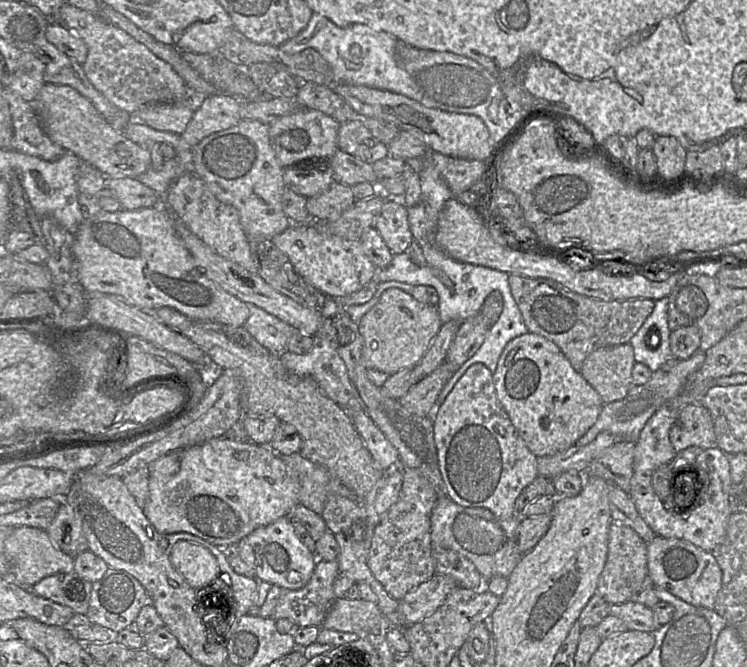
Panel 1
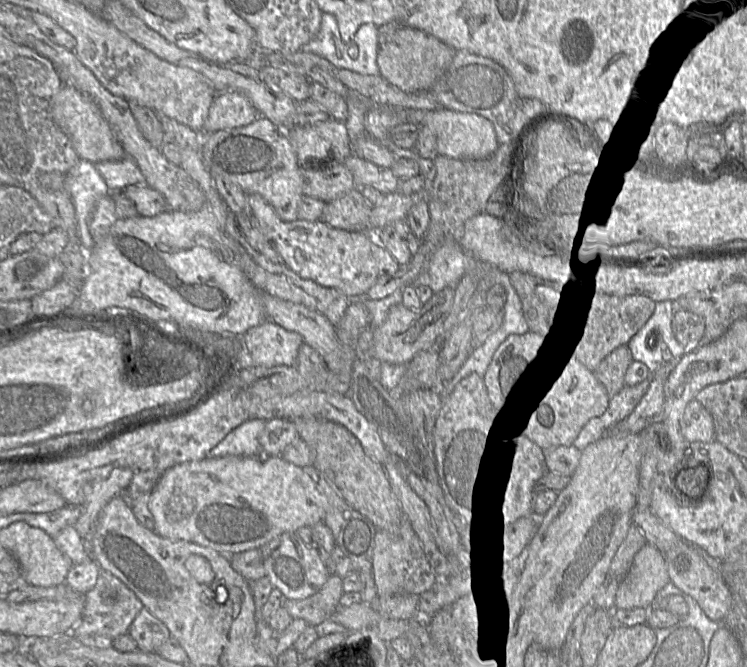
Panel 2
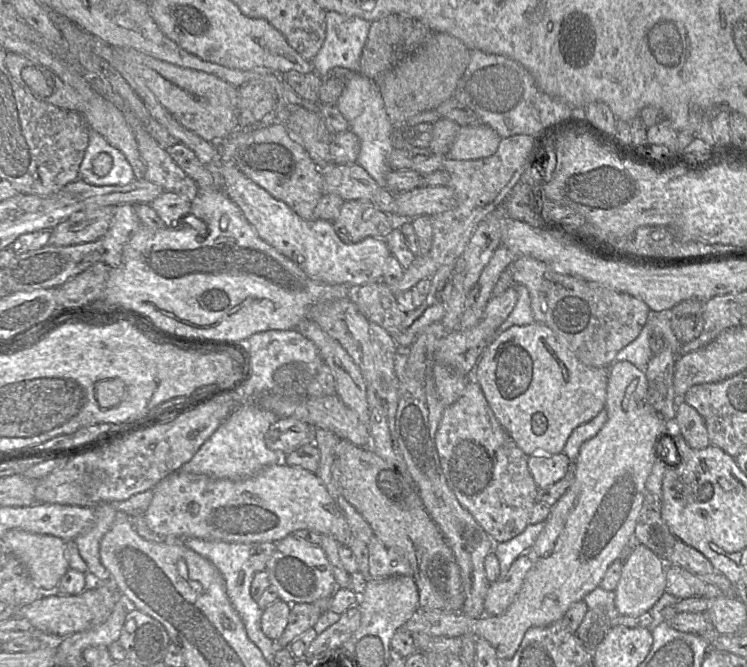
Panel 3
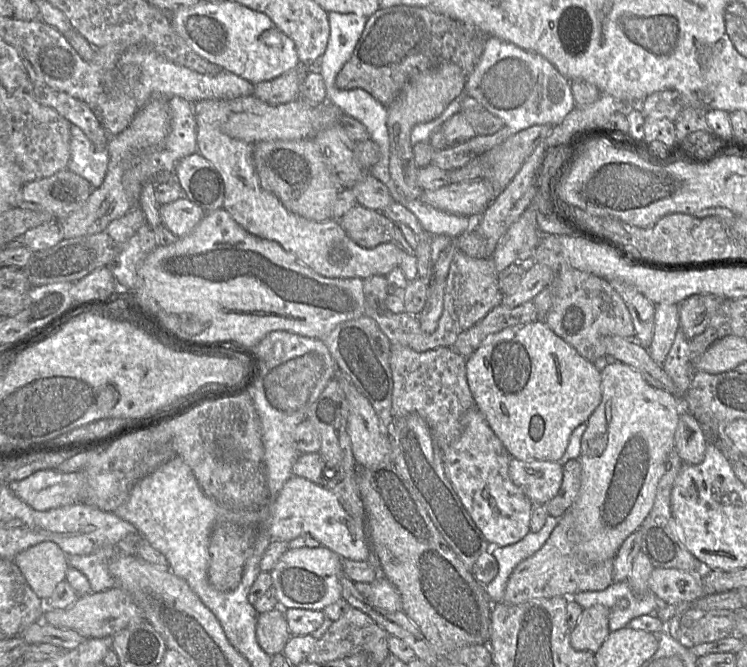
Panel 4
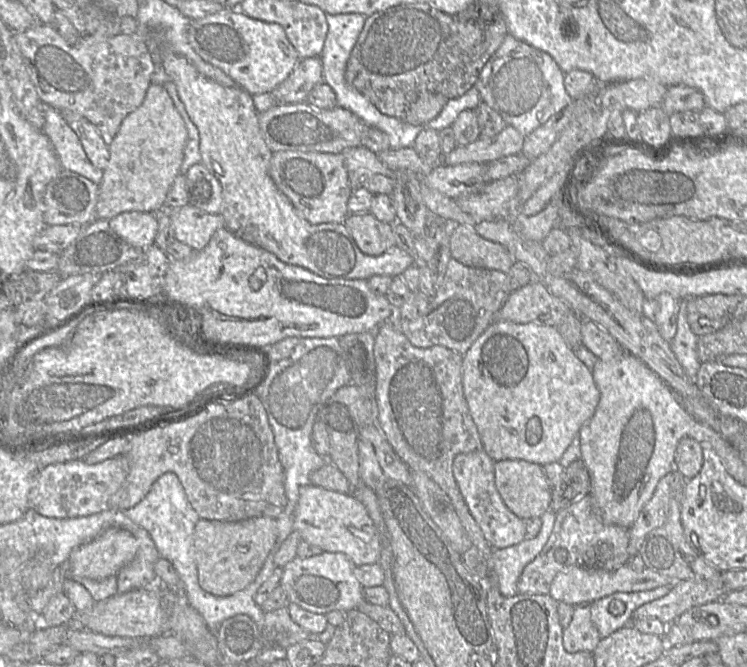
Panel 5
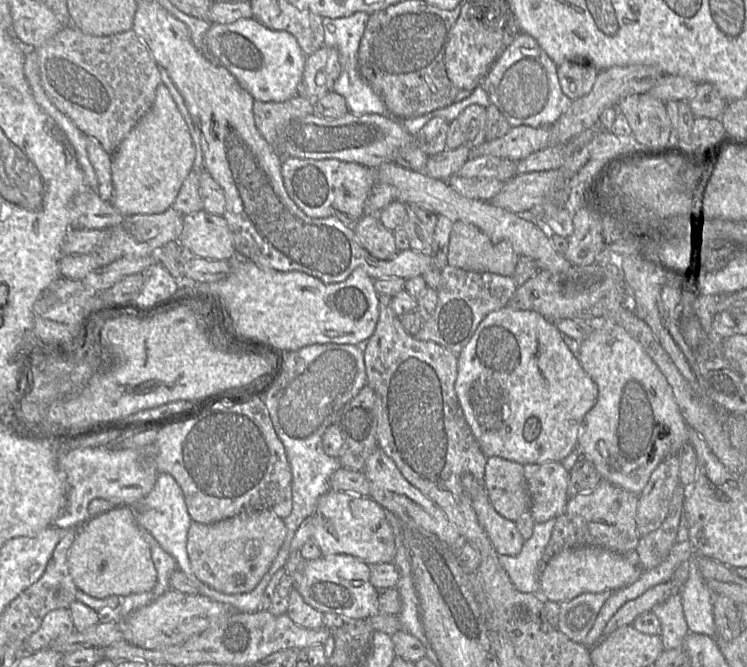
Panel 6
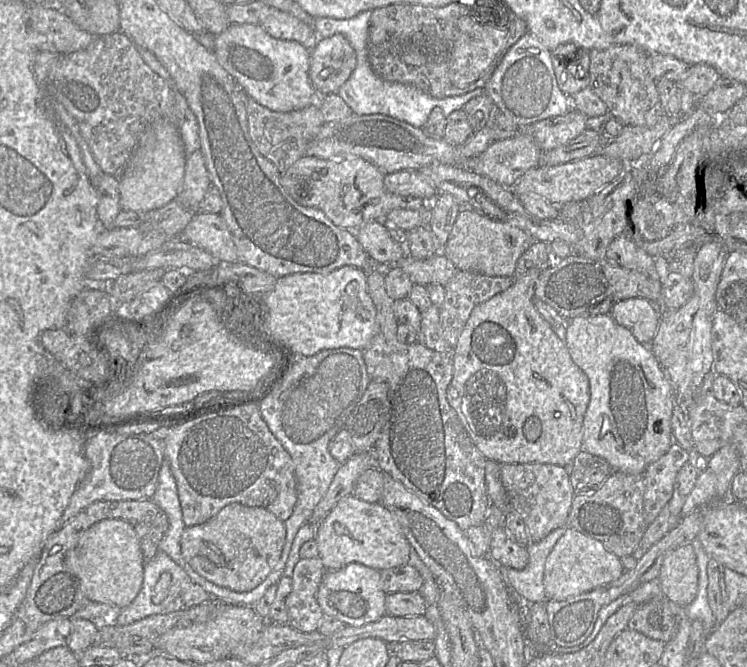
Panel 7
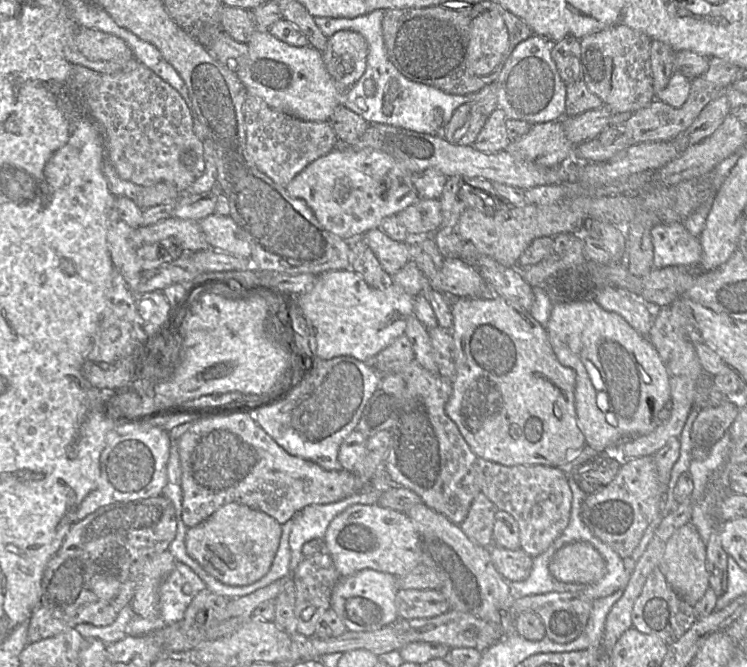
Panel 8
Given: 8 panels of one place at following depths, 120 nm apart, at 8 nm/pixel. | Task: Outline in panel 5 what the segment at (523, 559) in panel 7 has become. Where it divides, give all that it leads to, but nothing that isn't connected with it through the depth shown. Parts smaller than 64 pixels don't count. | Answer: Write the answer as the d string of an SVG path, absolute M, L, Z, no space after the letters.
M484 449L456 456L453 475L469 512L485 540L493 549L504 549L522 542L526 537L525 520L517 517L503 502L495 486L495 461Z

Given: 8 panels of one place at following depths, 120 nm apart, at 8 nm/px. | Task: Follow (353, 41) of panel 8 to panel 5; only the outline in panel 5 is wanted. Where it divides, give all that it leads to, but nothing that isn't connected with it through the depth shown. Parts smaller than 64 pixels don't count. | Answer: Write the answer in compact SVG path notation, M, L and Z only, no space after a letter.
M320 57L299 60L292 73L270 92L278 103L306 102L310 91L323 81L323 68Z

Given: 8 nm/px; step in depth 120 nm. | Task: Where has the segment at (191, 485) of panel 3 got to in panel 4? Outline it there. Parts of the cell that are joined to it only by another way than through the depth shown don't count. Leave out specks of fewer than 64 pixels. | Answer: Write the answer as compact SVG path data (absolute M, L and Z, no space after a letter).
M300 476L290 477L271 504L268 531L273 541L287 543L299 536L309 535L342 559L367 561L370 555L369 536L363 520L351 516L324 486Z

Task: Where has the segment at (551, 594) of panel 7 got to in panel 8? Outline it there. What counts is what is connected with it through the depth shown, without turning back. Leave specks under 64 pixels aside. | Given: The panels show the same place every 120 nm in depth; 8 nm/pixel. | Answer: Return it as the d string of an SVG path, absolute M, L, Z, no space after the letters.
M573 542L555 552L549 563L549 571L560 582L592 584L605 575L606 566L590 543Z

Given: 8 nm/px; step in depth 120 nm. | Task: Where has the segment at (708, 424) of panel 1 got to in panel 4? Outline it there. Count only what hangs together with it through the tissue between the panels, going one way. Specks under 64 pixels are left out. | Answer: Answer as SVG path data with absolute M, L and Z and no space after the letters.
M683 410L675 432L675 449L683 463L700 464L708 447L707 433L689 411Z

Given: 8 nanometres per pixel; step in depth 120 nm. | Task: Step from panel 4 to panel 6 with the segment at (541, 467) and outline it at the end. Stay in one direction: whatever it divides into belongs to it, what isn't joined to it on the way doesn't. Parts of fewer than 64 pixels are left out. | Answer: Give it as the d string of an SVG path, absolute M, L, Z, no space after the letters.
M493 456L487 459L484 484L494 509L504 518L515 522L522 515L528 515L531 497L524 477L524 465Z

